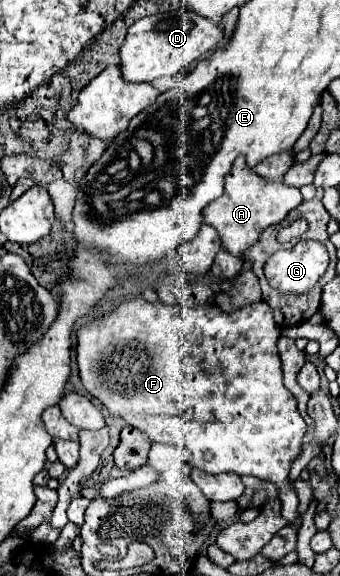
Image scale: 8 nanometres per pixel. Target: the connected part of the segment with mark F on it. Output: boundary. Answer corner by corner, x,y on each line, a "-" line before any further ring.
132,298
78,330
78,376
84,390
98,398
114,416
142,430
152,442
182,448
194,468
210,474
250,474
272,482
282,502
282,517
292,524
298,498
288,472
300,452
306,422
296,408
296,398
282,384
282,364
276,350
280,330
266,302
252,302
234,312
222,312
216,304
174,306

